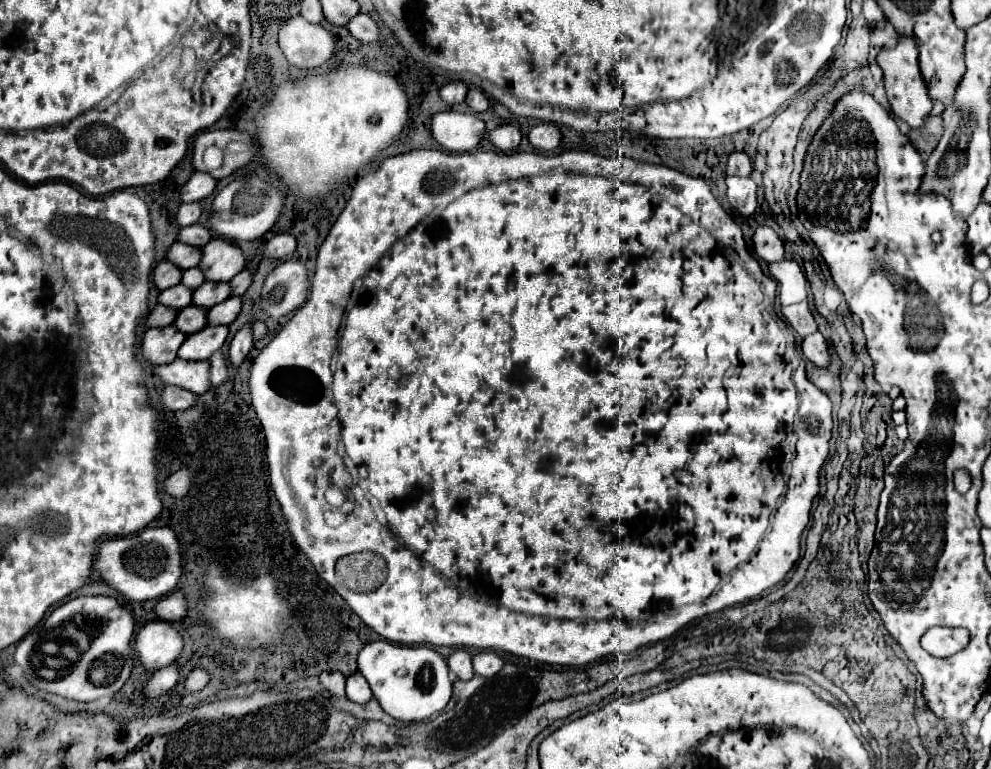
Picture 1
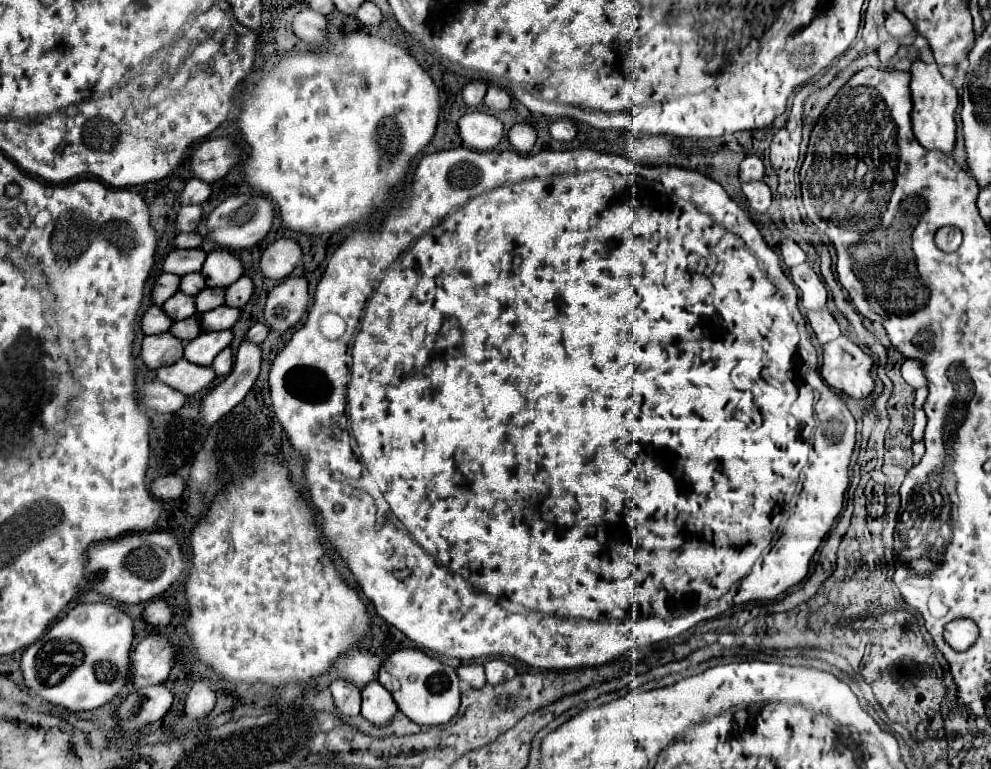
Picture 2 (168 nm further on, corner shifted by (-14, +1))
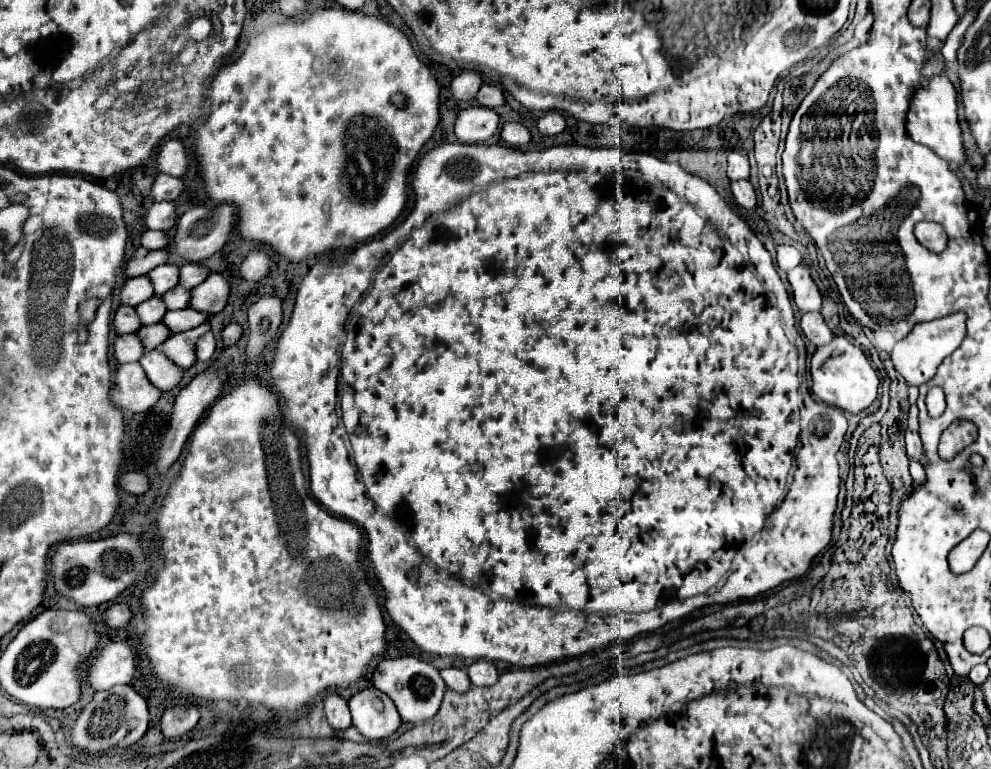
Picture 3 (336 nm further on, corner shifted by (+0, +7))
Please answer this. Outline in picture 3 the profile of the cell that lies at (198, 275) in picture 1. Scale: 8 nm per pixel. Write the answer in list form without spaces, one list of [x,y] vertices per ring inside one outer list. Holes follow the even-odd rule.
[[[165,263],[165,265],[159,265],[159,267],[151,269],[147,273],[147,277],[153,283],[155,295],[163,295],[163,293],[167,293],[169,289],[173,289],[179,283],[179,267]]]

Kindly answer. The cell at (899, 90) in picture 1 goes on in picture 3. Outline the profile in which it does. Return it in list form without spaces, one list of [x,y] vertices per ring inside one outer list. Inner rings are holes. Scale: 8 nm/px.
[[[935,75],[923,81],[921,87],[915,91],[913,103],[907,115],[907,133],[915,143],[929,147],[947,163],[961,165],[967,161],[967,151],[963,147],[959,113],[957,113],[957,91],[945,75]]]

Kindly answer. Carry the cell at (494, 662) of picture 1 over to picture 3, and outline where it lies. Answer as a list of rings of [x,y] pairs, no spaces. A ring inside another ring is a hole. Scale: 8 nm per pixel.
[[[475,661],[471,667],[469,667],[469,679],[475,687],[489,687],[497,681],[497,669],[491,661]]]

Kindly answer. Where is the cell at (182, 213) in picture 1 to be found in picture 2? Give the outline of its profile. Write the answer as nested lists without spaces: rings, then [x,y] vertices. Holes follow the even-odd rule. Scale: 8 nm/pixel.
[[[187,205],[181,207],[177,213],[177,231],[195,231],[199,221],[203,215],[203,207],[201,205]]]

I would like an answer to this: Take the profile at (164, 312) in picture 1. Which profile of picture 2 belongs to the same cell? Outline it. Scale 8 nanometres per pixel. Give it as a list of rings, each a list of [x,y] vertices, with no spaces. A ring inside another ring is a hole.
[[[153,305],[141,319],[141,327],[143,327],[145,335],[165,333],[165,331],[169,331],[171,325],[173,325],[173,319],[167,317],[167,313],[159,305]]]

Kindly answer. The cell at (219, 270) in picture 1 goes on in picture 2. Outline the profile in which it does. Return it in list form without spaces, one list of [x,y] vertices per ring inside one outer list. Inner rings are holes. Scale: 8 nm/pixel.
[[[213,249],[203,265],[203,277],[209,287],[229,287],[243,275],[241,259],[227,249]]]

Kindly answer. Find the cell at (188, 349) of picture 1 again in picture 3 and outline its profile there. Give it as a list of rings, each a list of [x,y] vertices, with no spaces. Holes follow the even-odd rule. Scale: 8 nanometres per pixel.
[[[203,323],[195,329],[189,329],[189,331],[183,331],[183,333],[175,333],[175,335],[169,335],[167,341],[161,345],[161,351],[167,359],[171,359],[173,363],[177,363],[179,369],[189,369],[193,363],[195,363],[195,343],[197,339],[207,333],[211,327],[209,323]]]

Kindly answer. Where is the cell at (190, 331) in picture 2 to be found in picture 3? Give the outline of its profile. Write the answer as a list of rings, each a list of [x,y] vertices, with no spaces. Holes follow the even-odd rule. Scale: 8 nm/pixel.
[[[163,323],[145,325],[145,327],[141,327],[141,329],[137,331],[137,337],[141,339],[143,347],[145,347],[147,351],[151,351],[151,349],[159,347],[159,345],[169,337],[169,329],[163,327]]]

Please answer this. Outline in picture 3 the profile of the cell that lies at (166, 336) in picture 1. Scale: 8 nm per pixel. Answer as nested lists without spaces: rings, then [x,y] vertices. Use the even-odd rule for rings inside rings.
[[[119,335],[113,343],[113,353],[119,363],[129,363],[129,361],[139,361],[145,349],[137,335]]]

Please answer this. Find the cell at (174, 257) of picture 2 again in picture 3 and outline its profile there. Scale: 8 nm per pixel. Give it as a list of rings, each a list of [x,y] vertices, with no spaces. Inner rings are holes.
[[[139,247],[133,257],[129,259],[129,263],[125,265],[125,275],[127,277],[139,277],[139,275],[147,275],[153,267],[163,265],[167,261],[167,251],[159,249],[159,251],[145,251],[143,247]]]

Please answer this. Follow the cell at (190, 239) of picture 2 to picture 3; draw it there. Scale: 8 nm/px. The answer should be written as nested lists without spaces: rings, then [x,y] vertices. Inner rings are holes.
[[[145,231],[145,233],[141,235],[141,247],[149,249],[149,251],[153,251],[153,249],[163,249],[163,247],[167,247],[167,243],[169,243],[169,239],[167,239],[167,235],[161,233],[161,231]]]

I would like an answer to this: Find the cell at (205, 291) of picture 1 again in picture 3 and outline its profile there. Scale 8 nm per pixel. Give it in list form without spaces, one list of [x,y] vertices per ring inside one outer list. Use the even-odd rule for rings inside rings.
[[[177,285],[171,291],[167,291],[161,299],[163,299],[163,303],[165,303],[167,309],[185,309],[189,305],[189,295],[191,295],[189,289]]]

